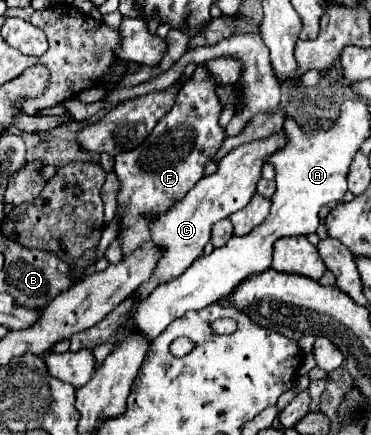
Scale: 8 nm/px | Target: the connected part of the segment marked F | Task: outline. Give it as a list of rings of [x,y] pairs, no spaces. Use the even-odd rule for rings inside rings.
[[[199,64],[193,76],[179,88],[173,108],[157,122],[147,140],[141,146],[115,156],[115,174],[121,182],[117,192],[117,214],[123,256],[129,256],[151,242],[149,224],[185,198],[185,194],[203,178],[205,164],[213,160],[227,138],[225,128],[219,124],[221,102],[215,94],[217,86],[219,84],[207,66]]]

